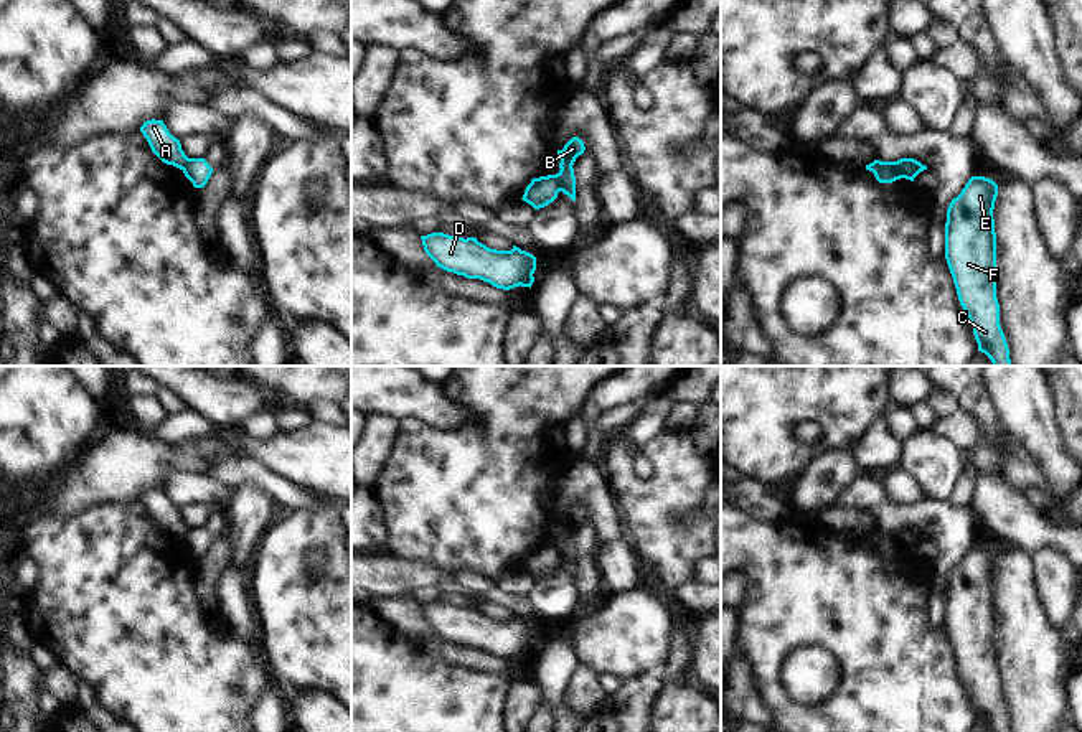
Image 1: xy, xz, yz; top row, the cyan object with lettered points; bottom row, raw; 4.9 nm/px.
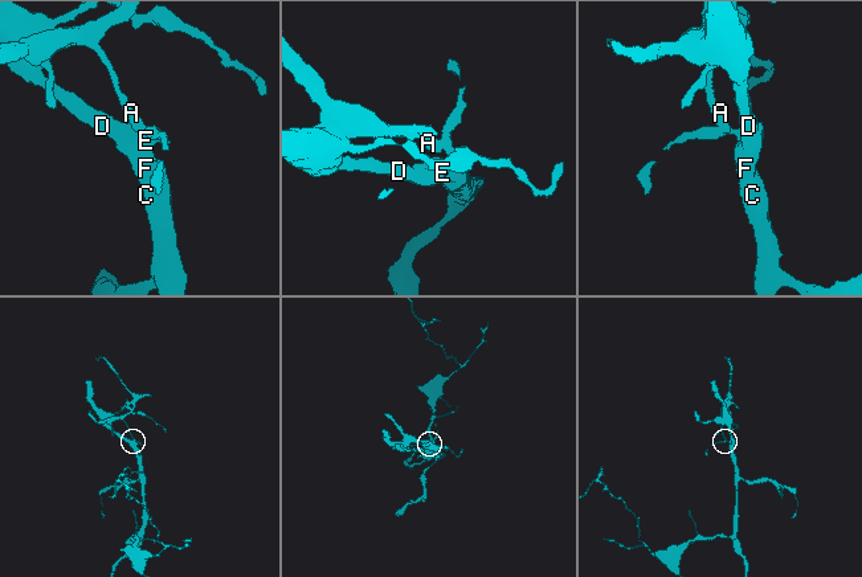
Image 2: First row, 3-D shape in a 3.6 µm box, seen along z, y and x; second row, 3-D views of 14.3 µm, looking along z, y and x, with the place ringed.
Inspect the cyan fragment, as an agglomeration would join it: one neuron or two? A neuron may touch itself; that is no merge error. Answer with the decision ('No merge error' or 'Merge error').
Merge error.

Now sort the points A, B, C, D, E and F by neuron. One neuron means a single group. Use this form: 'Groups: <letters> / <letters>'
Groups: A / B C D E F.

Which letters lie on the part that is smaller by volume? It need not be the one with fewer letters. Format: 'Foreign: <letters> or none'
Foreign: A

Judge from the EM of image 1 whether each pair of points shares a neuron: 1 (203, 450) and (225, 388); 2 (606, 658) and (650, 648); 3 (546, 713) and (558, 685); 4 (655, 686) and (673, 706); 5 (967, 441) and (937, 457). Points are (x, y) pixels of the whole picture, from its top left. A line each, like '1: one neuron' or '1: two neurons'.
1: two neurons
2: one neuron
3: two neurons
4: two neurons
5: two neurons

